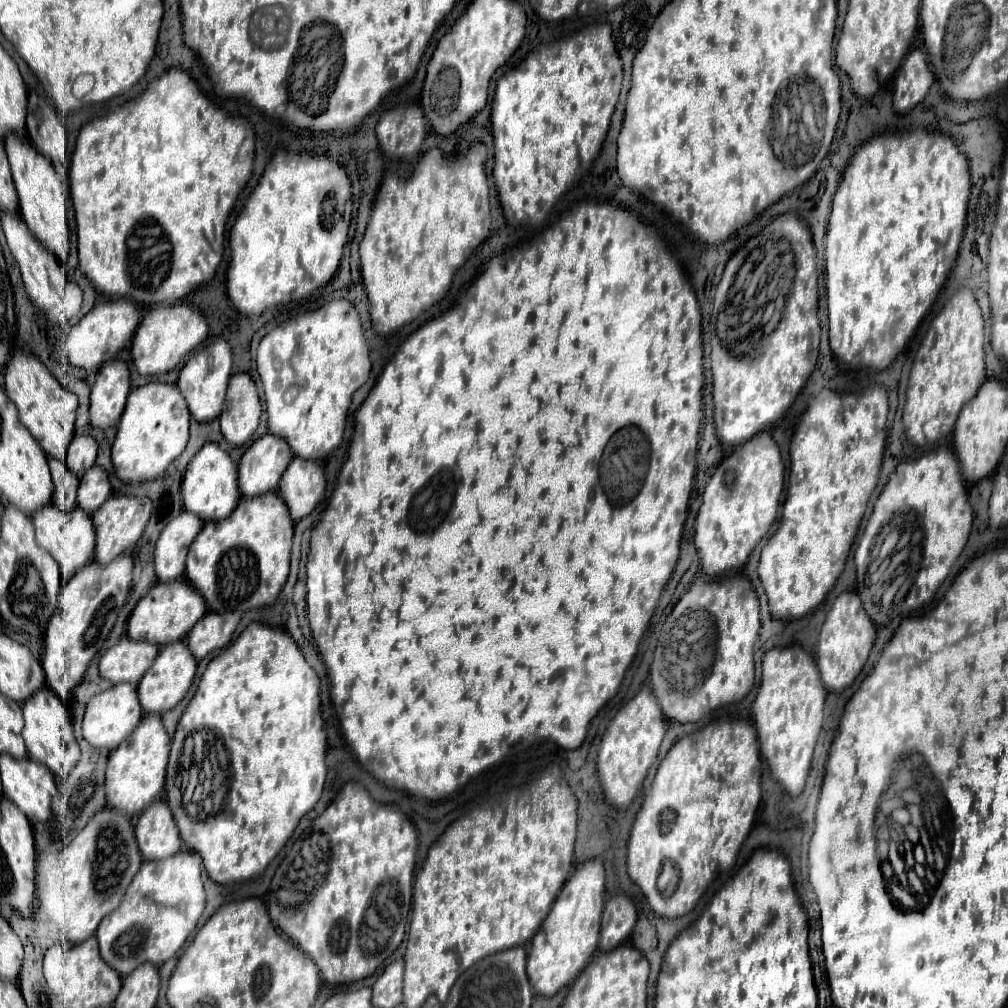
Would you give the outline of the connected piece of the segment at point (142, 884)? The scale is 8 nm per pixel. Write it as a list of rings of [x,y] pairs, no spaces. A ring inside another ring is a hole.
[[[182,850],[172,858],[142,862],[120,906],[112,910],[112,914],[108,914],[108,918],[104,918],[104,922],[98,926],[96,940],[102,960],[120,976],[130,974],[144,962],[162,966],[188,940],[190,932],[196,928],[204,912],[204,906],[206,896],[202,886],[202,862],[196,852]],[[134,938],[140,940],[140,948],[136,952],[126,952],[126,940],[128,948],[134,950],[130,944]]]

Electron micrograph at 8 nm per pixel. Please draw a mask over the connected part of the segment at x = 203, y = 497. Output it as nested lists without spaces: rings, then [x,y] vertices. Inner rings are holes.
[[[212,442],[204,444],[188,464],[182,480],[182,500],[184,500],[184,510],[196,514],[206,522],[224,520],[238,506],[240,490],[238,490],[236,464],[232,462],[230,454],[224,452],[218,444],[212,444]]]

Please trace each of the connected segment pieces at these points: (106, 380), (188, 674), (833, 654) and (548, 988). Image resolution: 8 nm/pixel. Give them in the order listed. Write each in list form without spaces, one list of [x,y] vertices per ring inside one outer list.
[[[120,360],[106,362],[96,374],[90,394],[92,426],[106,430],[118,424],[130,394],[130,372]]]
[[[184,642],[168,644],[160,648],[160,654],[156,656],[156,662],[150,666],[148,674],[138,682],[138,698],[140,706],[146,714],[164,714],[172,710],[190,690],[196,676],[196,658],[188,650]]]
[[[856,592],[840,594],[836,598],[836,602],[832,604],[828,618],[822,626],[820,640],[818,640],[818,654],[816,654],[822,682],[830,692],[840,694],[856,680],[856,676],[860,674],[860,670],[864,668],[864,664],[870,656],[874,638],[876,638],[876,628],[874,628],[872,620],[868,618],[858,594]]]
[[[598,858],[584,862],[576,868],[572,878],[558,894],[548,918],[532,938],[528,950],[528,980],[538,996],[554,996],[584,970],[594,954],[600,938],[600,918],[604,910],[604,866]]]

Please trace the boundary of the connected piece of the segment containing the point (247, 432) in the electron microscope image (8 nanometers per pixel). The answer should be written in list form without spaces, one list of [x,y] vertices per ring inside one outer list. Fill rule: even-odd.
[[[236,374],[230,378],[226,404],[220,416],[220,426],[224,438],[230,446],[244,446],[258,428],[262,414],[260,398],[256,392],[256,384],[248,374]]]

